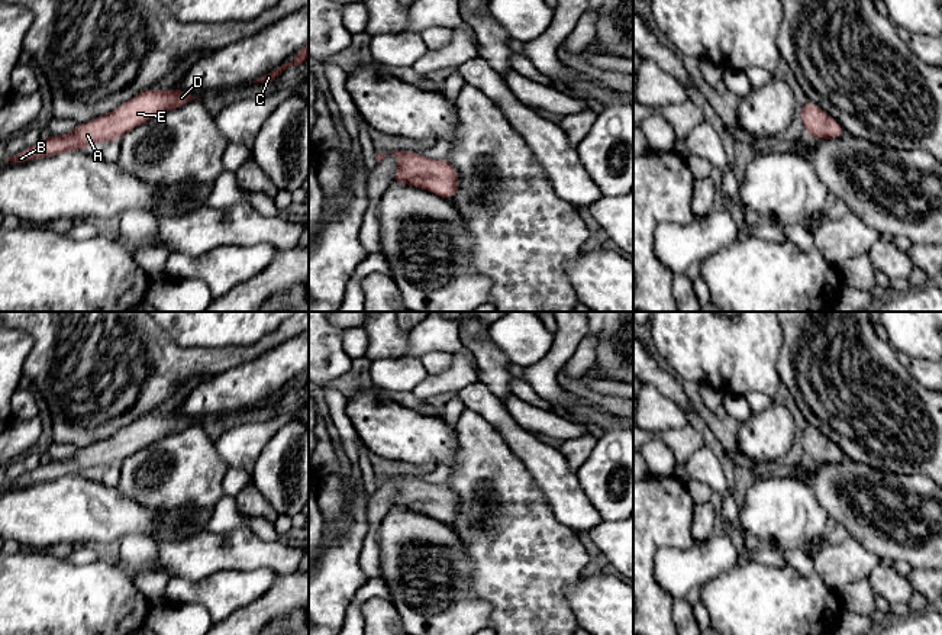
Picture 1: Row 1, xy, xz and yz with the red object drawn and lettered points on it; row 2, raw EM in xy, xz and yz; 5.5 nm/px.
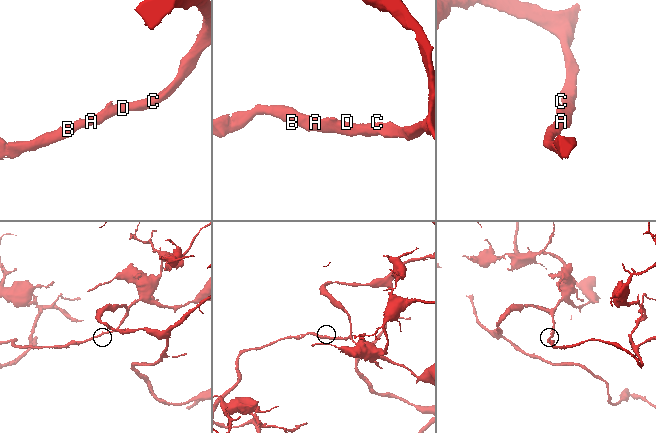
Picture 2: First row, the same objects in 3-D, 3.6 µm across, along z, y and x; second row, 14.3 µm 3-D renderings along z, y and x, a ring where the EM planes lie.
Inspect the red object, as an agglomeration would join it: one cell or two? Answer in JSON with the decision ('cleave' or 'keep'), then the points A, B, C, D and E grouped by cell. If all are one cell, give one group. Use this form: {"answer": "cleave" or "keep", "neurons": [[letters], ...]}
{"answer": "keep", "neurons": [["A", "B", "C", "D", "E"]]}

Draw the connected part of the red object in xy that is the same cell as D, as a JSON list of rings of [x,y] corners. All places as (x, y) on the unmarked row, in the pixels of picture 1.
[[[151,412],[119,429],[107,439],[77,449],[65,460],[51,460],[43,464],[39,462],[35,470],[13,481],[7,481],[6,486],[25,487],[29,484],[58,480],[70,474],[83,476],[88,468],[107,468],[113,464],[120,465],[120,462],[130,454],[168,435],[181,432],[194,423],[197,422],[181,416],[177,412],[171,415],[154,415]]]

